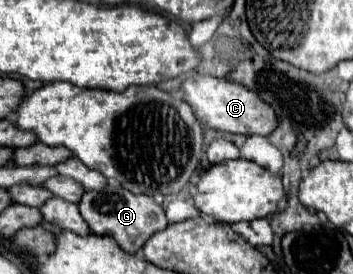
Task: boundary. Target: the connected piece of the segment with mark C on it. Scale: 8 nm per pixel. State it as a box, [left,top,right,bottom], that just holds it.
[184,74,278,136]

